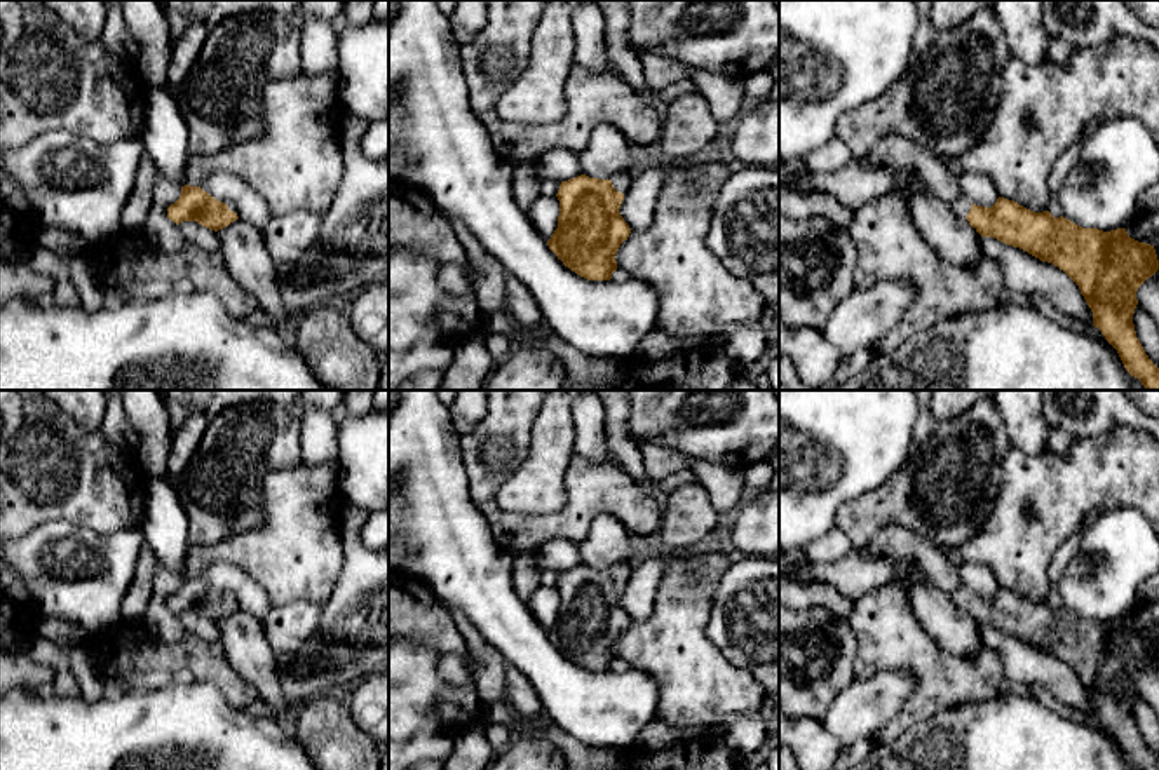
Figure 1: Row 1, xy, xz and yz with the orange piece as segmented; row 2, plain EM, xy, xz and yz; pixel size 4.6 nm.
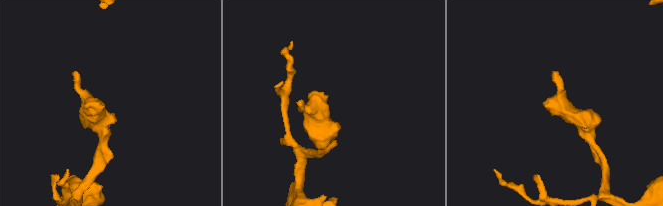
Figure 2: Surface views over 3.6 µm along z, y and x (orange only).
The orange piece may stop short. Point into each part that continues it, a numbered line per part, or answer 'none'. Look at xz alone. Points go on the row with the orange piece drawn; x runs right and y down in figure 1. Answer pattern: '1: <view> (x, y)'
1: xz (621, 182)

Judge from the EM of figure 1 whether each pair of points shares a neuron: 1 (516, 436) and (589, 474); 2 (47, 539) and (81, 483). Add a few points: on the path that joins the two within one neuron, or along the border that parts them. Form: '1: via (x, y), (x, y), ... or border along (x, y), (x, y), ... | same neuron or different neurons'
1: via (492, 483), (490, 506), (509, 525), (562, 521) | same neuron
2: border along (98, 532), (67, 521), (44, 521), (20, 537) | different neurons

